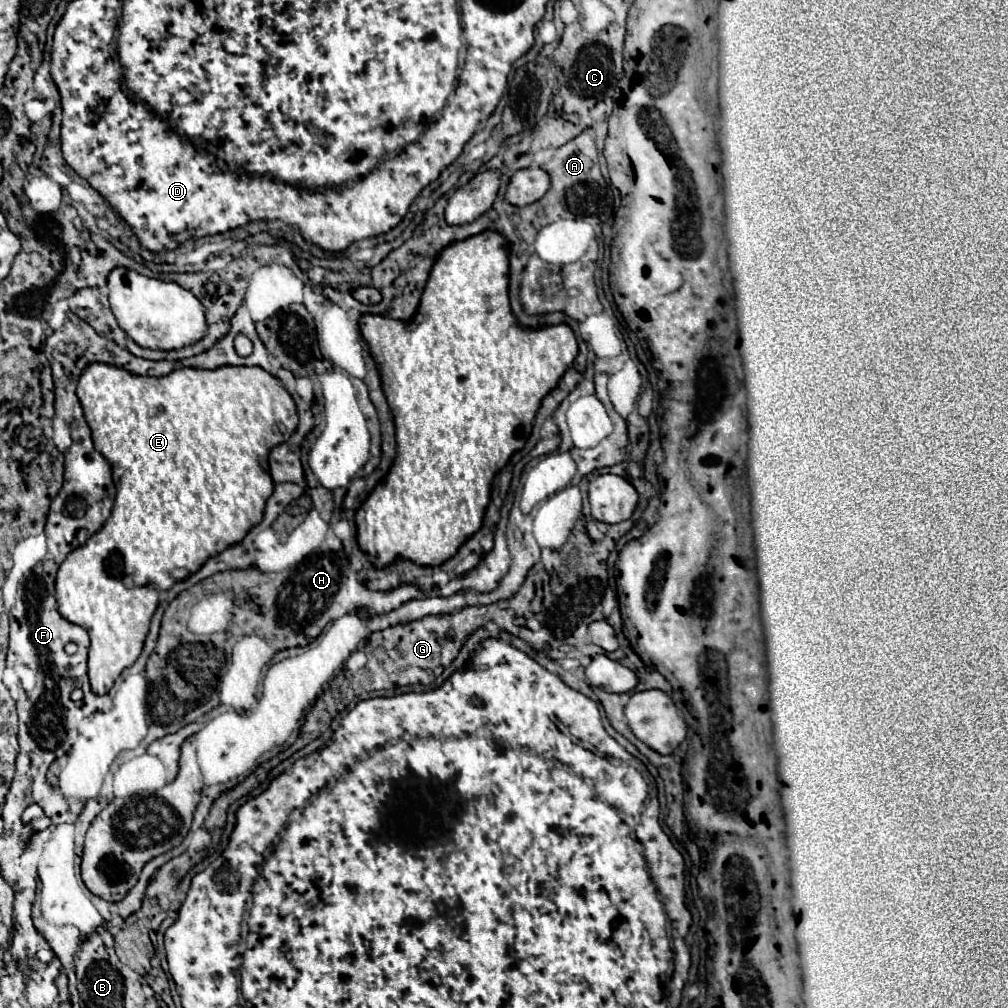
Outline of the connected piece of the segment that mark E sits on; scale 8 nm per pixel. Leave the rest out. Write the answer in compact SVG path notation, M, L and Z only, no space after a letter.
M95 363L95 365L89 365L83 371L83 375L79 377L77 397L81 401L87 425L91 429L95 449L111 465L113 481L115 481L115 487L117 487L117 497L115 497L113 511L111 511L111 517L107 519L107 523L93 537L89 537L89 541L83 547L71 551L67 555L67 559L61 563L61 567L57 571L57 581L55 581L55 597L57 597L61 617L67 619L69 623L83 627L89 633L91 649L88 652L87 664L91 691L97 693L97 695L105 695L113 687L113 683L121 675L121 671L131 667L137 661L137 657L141 655L145 637L149 633L151 617L153 617L157 605L159 605L159 591L169 589L173 585L173 580L177 582L186 579L190 575L189 571L197 573L209 557L215 557L223 549L241 543L243 537L249 533L249 529L255 527L257 523L261 523L263 511L265 511L265 501L271 497L273 487L275 487L275 483L269 475L269 461L267 461L269 451L273 447L277 447L279 443L285 443L291 437L291 433L297 429L299 417L297 417L295 401L283 389L281 381L277 377L269 375L267 371L259 369L259 367L225 365L225 367L219 367L219 369L213 369L213 371L183 367L183 369L177 369L169 375L165 375L165 377L141 377L141 375L133 375L125 369L113 367L113 365Z

